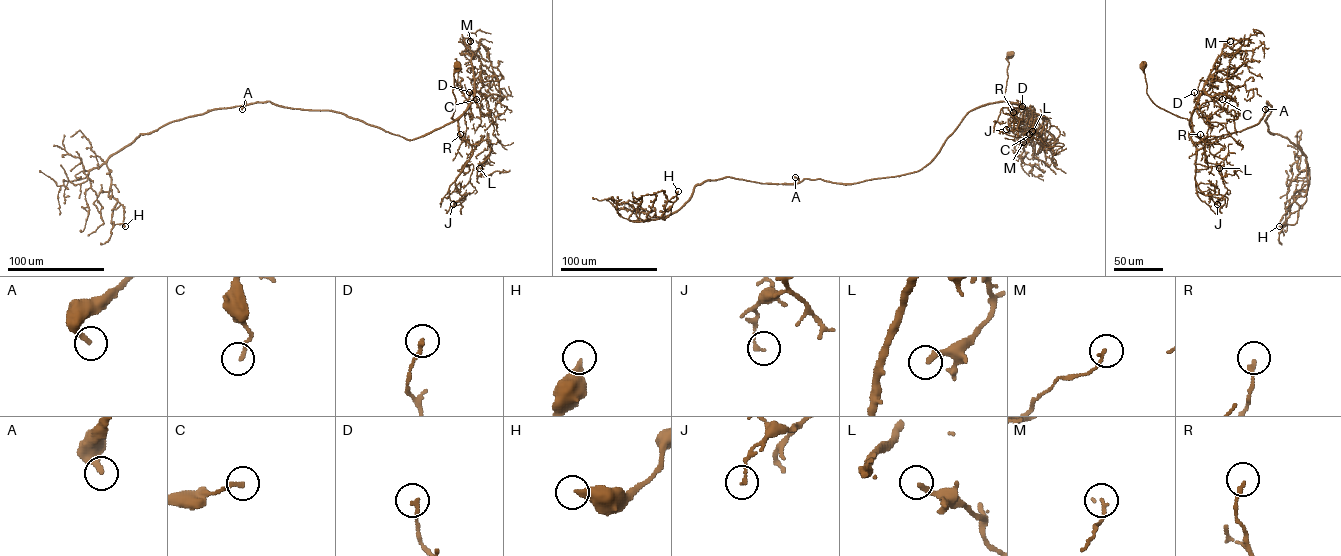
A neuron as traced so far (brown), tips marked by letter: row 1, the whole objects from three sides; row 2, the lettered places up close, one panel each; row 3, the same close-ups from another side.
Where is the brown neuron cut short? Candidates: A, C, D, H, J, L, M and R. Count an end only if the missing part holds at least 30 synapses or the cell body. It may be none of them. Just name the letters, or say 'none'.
A

